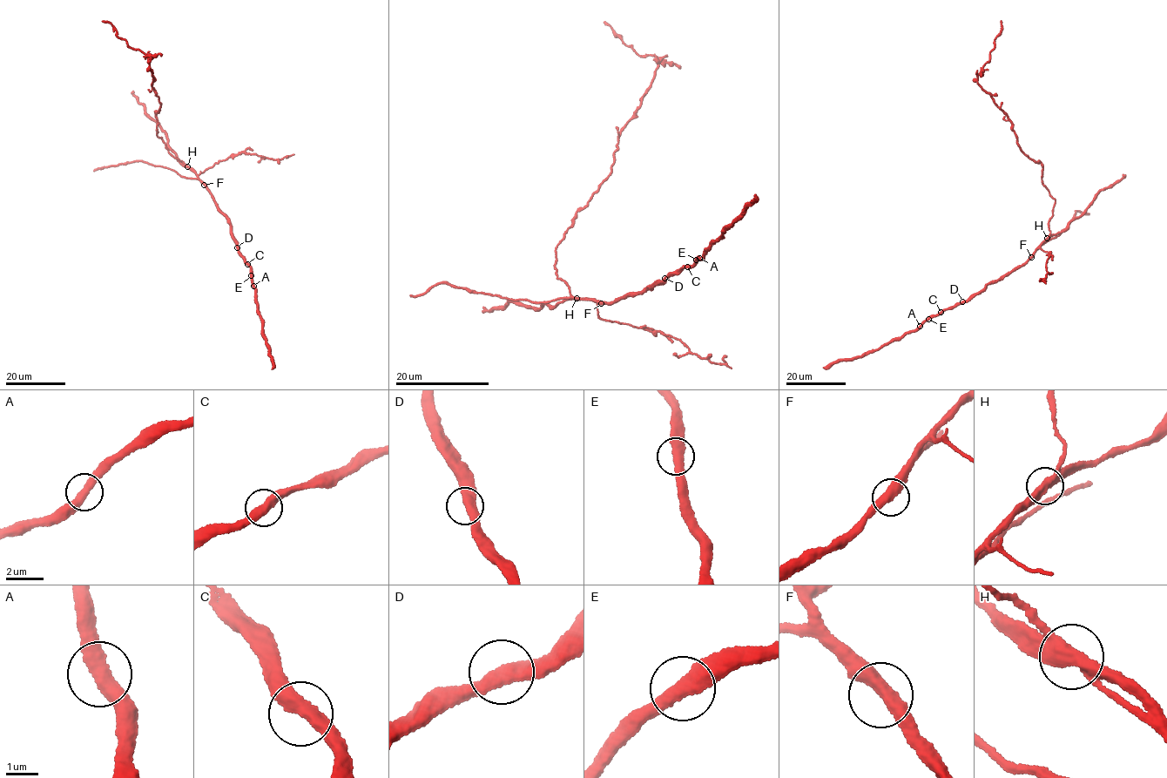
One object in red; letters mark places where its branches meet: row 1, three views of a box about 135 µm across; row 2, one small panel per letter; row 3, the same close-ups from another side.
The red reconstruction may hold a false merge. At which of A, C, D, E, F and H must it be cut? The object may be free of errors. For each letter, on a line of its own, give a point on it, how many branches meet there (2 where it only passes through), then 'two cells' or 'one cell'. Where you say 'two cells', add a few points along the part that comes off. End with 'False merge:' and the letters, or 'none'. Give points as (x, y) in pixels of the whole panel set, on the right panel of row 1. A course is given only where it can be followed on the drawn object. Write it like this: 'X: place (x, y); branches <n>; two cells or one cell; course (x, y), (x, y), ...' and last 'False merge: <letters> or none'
A: place (920, 326); branches 2; one cell
C: place (941, 312); branches 2; one cell
D: place (962, 301); branches 2; one cell
E: place (928, 319); branches 2; one cell
F: place (1031, 257); branches 2; one cell
H: place (1047, 238); branches 2; one cell
False merge: none

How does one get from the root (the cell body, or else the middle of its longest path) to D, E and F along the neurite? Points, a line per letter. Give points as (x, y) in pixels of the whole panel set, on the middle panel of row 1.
D: (570, 292), (575, 297), (613, 302), (654, 286), (664, 278)
E: (570, 292), (575, 297), (614, 302), (654, 286), (693, 264), (696, 260)
F: (570, 292), (575, 297), (594, 299), (601, 303)

